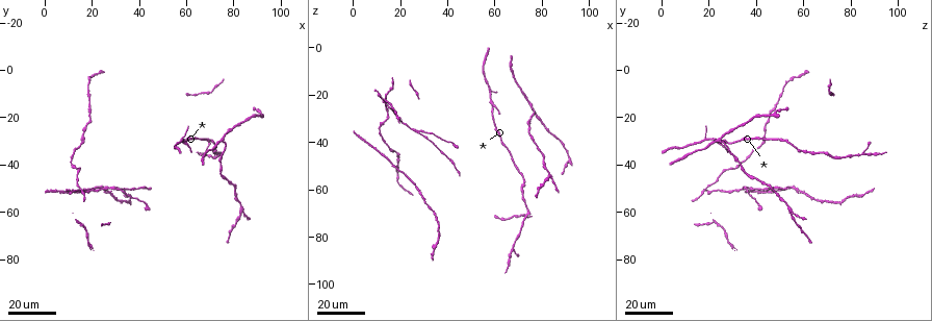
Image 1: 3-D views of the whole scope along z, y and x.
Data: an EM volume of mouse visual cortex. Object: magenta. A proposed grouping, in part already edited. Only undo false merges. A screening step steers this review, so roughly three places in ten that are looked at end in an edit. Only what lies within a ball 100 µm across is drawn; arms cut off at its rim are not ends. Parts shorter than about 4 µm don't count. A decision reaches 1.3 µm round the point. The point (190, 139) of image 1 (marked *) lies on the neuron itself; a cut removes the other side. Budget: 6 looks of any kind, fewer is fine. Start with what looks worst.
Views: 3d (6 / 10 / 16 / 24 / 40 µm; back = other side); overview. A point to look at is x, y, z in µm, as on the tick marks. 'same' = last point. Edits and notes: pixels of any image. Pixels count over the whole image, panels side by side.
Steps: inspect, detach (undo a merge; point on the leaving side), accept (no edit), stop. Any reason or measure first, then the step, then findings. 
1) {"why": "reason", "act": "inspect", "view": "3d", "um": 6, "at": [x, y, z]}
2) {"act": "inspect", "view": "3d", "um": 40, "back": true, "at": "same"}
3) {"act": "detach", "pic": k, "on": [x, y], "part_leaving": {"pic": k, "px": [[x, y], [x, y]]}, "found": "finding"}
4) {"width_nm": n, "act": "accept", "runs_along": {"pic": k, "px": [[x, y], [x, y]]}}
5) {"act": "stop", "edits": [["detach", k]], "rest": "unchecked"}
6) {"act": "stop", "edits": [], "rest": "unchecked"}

{"why": "arms part here", "act": "inspect", "view": "3d", "um": 24, "at": [57, 29, 19]}

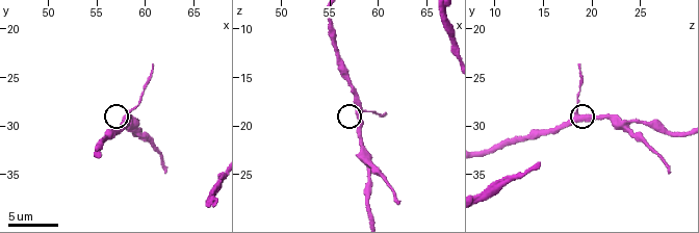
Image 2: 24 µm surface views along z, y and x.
{"why": "closer look", "act": "inspect", "view": "3d", "um": 10, "at": [58.0, 29.2, 18.2]}

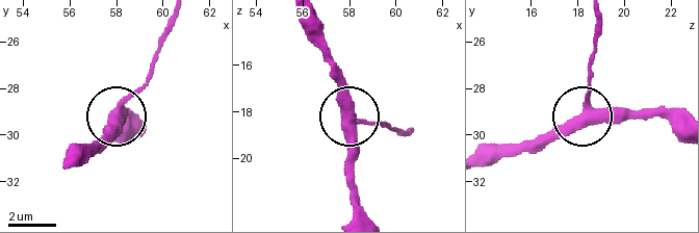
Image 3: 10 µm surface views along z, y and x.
{"arms": 3, "act": "accept", "runs_along": {"pic": 3, "px": [[363, 211], [352, 175], [352, 118], [386, 122]]}, "found": "continuous, no second neuron"}

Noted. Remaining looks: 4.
{"why": "small branch off a trunk", "act": "inspect", "view": "3d", "um": 24, "at": [69, 34, 85]}

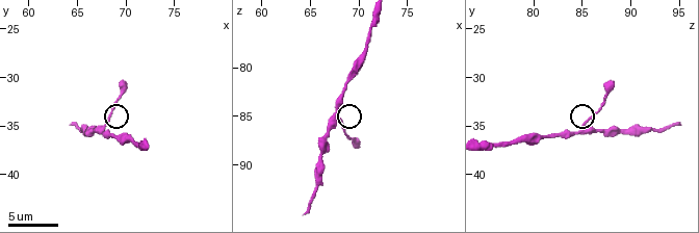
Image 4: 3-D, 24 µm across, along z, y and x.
{"act": "inspect", "view": "3d", "um": 10, "at": [67.6, 34.8, 85.2]}

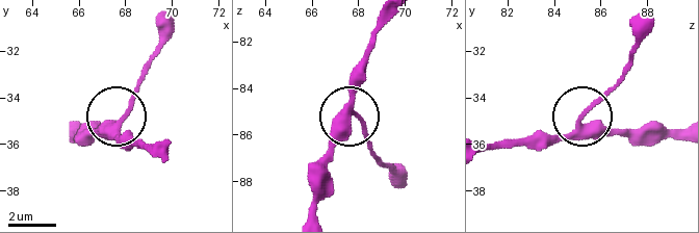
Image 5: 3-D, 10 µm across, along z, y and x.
{"width_nm": 290, "act": "accept", "found": "all the same neuron"}

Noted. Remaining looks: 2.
{"act": "inspect", "view": "3d", "um": 16, "at": [84, 59, 56]}

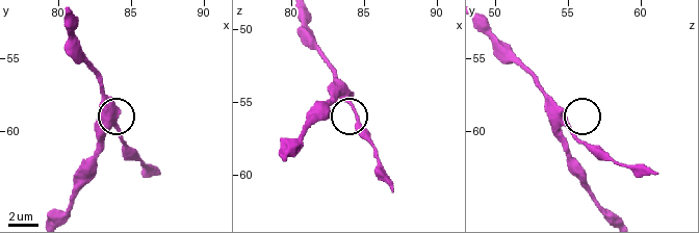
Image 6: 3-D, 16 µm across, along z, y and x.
{"why": "closer look", "act": "inspect", "view": "3d", "um": 10, "at": [83.8, 59.6, 54.8]}

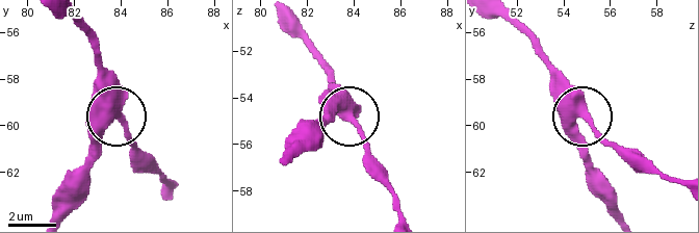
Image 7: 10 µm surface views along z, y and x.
{"act": "accept", "found": "all the same neuron"}

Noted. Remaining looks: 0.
{"act": "stop", "edits": [], "rest": "unchecked"}

